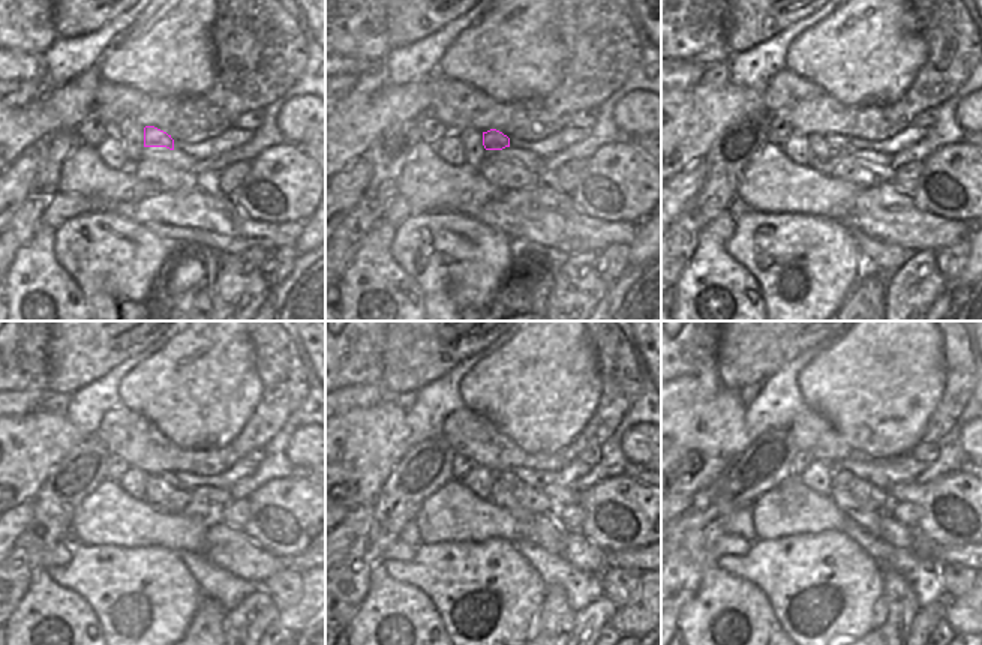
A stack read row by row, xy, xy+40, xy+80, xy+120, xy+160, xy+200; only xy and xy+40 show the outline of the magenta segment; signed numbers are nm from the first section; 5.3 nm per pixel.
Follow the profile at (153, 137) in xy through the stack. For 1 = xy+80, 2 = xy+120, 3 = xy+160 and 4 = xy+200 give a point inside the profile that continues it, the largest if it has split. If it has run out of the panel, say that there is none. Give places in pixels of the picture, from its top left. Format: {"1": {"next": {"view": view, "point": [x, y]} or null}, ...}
{"1": {"next": {"view": "xy+80", "point": [838, 143]}}, "2": {"next": {"view": "xy+120", "point": [170, 477]}}, "3": {"next": {"view": "xy+160", "point": [508, 477]}}, "4": {"next": {"view": "xy+200", "point": [841, 477]}}}

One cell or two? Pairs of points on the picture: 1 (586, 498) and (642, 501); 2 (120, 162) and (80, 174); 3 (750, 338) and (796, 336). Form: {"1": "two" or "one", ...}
{"1": "one", "2": "two", "3": "one"}

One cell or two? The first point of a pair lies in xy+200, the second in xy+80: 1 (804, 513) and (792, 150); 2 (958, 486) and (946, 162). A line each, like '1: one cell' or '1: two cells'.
1: two cells
2: one cell

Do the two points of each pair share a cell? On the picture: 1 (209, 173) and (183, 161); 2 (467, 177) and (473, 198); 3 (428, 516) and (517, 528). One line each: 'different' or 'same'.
1: different
2: same
3: same

